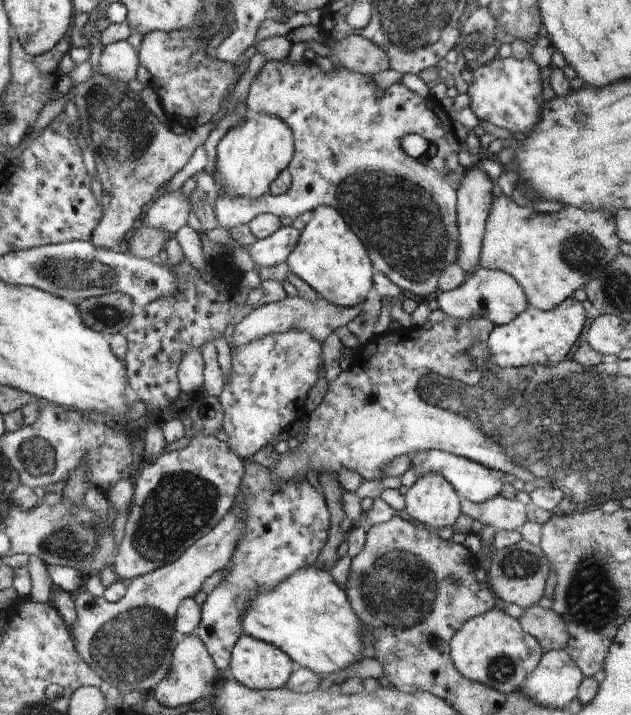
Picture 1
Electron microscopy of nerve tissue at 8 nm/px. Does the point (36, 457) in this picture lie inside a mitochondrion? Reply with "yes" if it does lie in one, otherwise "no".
yes

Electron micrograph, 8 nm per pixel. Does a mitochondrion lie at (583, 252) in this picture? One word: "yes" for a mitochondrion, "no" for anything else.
yes

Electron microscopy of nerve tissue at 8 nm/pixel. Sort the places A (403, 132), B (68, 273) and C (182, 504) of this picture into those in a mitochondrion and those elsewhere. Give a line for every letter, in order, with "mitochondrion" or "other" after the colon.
A: other
B: mitochondrion
C: mitochondrion

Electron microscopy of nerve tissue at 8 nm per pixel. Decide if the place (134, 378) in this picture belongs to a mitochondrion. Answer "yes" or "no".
no

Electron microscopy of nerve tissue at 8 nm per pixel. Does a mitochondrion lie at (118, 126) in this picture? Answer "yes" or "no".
yes

